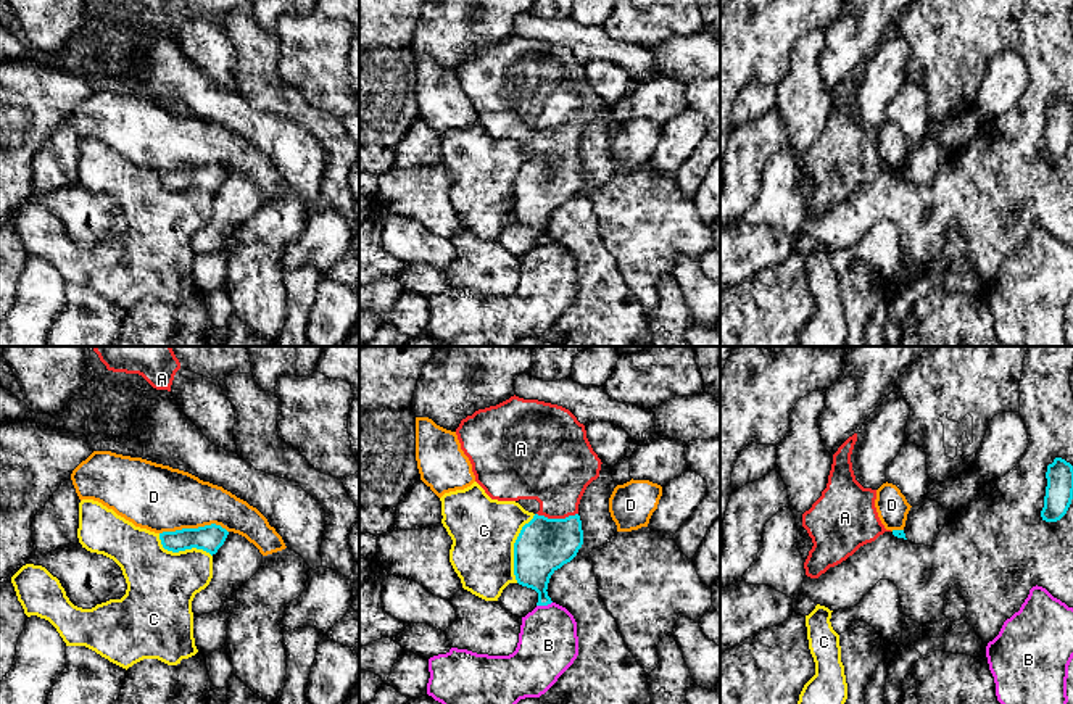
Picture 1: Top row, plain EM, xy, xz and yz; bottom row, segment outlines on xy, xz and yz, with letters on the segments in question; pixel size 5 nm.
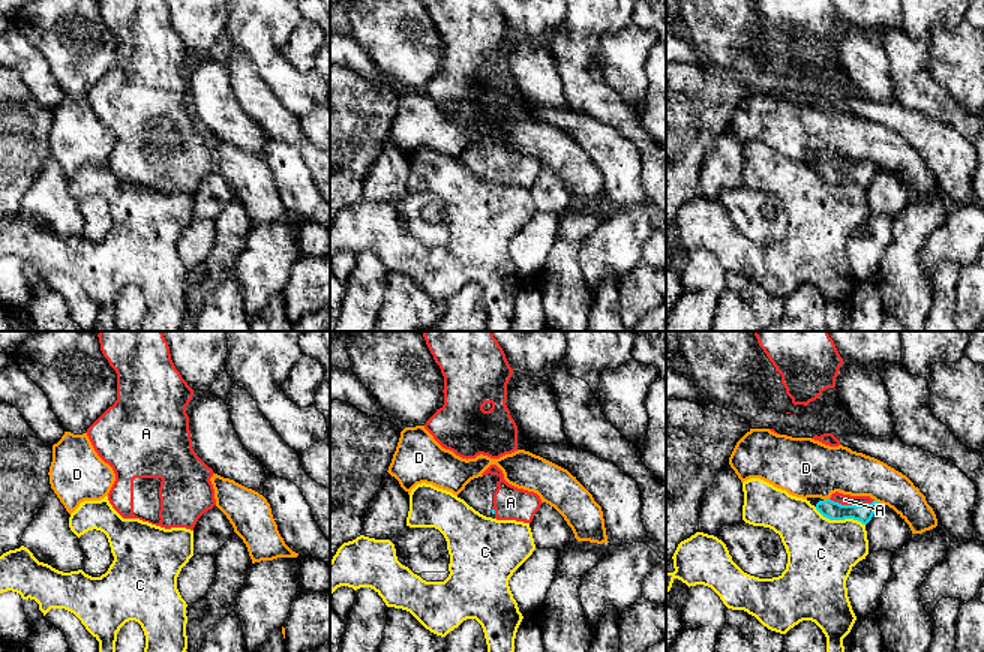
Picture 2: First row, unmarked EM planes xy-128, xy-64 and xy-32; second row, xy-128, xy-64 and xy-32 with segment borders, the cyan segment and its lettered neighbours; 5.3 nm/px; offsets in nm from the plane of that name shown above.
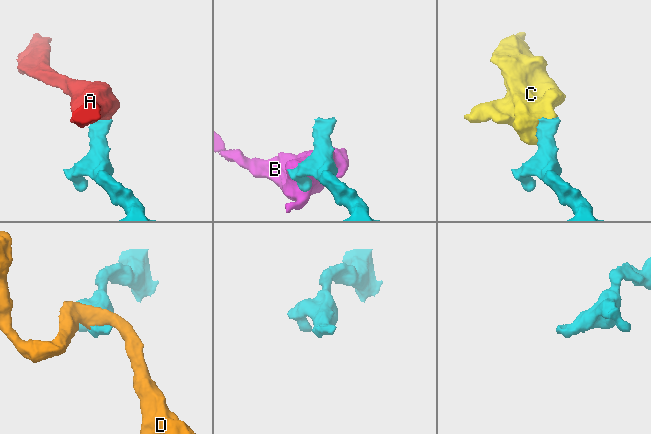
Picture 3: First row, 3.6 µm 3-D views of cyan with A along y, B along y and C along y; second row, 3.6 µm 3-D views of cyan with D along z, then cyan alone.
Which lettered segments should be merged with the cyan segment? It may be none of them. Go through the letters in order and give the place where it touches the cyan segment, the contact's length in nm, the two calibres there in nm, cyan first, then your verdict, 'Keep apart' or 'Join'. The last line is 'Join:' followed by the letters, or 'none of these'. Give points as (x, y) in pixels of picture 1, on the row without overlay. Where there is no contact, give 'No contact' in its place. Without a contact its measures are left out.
A: Touches cyan at xz (558, 158). Shared border 200 nm. Thickness 280 nm (cyan) against 360 nm. Join
B: Touches cyan at xz (543, 244). Shared border 80 nm. Thickness 220 nm (cyan) against 300 nm. Keep apart
C: Touches cyan at xz (514, 187). Shared border 360 nm. Thickness 280 nm (cyan) against 320 nm. Keep apart
D: Touches cyan at xy (194, 168). Shared border 340 nm. Thickness 140 nm (cyan) against 320 nm. Keep apart
Join: A

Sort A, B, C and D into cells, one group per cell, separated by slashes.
A / B / C / D

